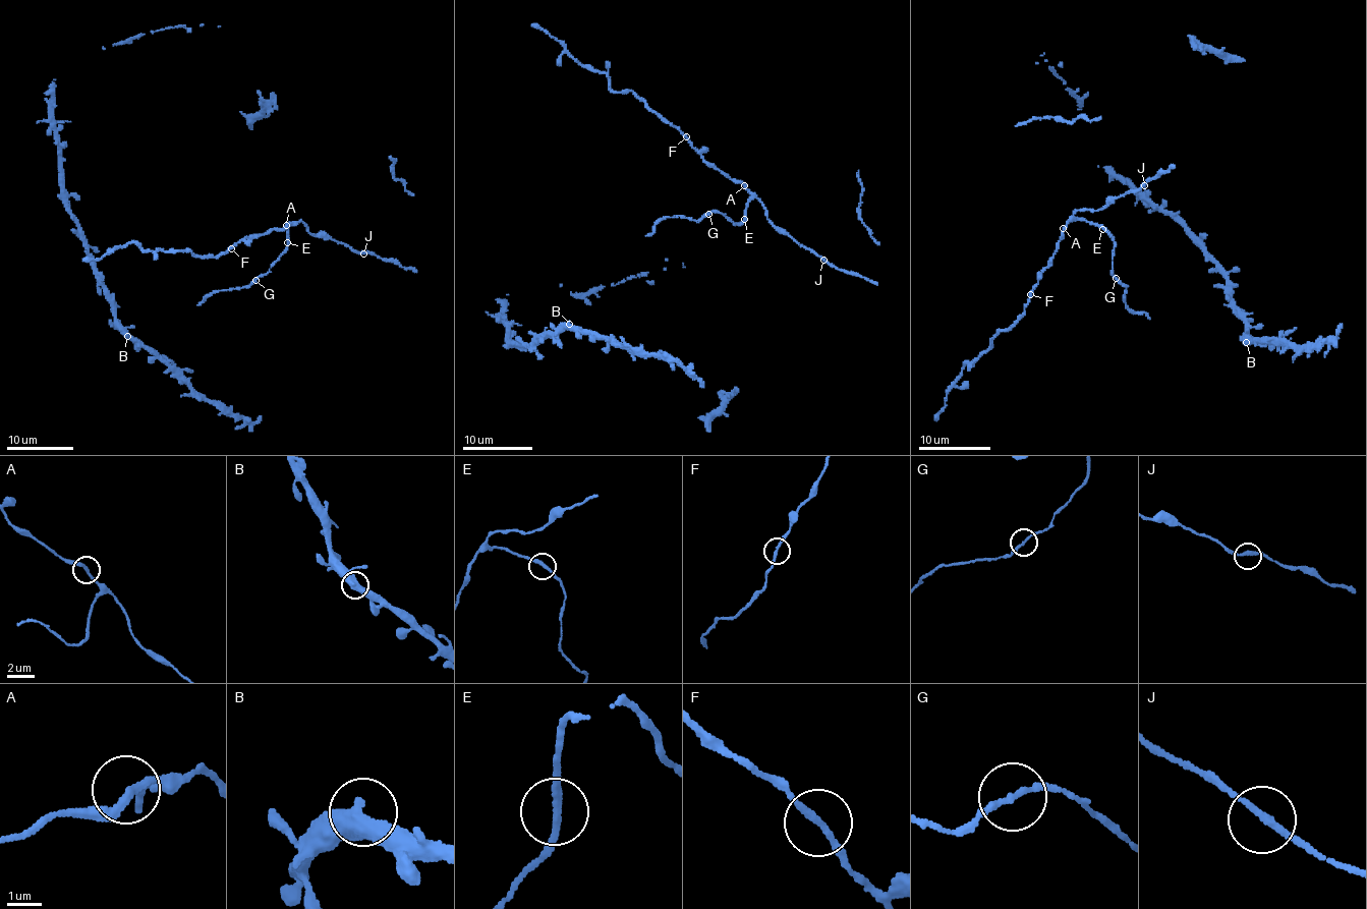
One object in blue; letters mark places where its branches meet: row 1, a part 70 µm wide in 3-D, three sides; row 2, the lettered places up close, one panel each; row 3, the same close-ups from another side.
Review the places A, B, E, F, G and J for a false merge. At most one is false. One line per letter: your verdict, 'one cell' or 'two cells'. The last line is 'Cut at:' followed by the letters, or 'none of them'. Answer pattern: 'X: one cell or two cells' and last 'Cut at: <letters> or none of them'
A: one cell
B: one cell
E: one cell
F: one cell
G: one cell
J: one cell
Cut at: none of them

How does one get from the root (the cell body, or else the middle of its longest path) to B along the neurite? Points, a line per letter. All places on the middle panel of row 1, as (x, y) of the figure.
B: (557, 338), (557, 329), (569, 324)

